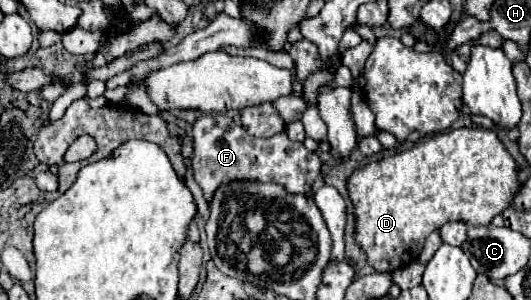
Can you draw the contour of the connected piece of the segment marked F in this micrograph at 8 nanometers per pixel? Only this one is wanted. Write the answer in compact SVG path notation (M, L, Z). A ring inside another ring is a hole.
M201 115L193 123L193 139L195 139L195 155L191 159L193 177L197 185L203 189L207 203L215 191L233 181L259 181L259 183L277 183L283 185L287 193L307 195L321 175L321 159L317 153L307 151L303 143L291 141L285 131L269 137L255 139L249 137L243 127L235 125L225 115Z

